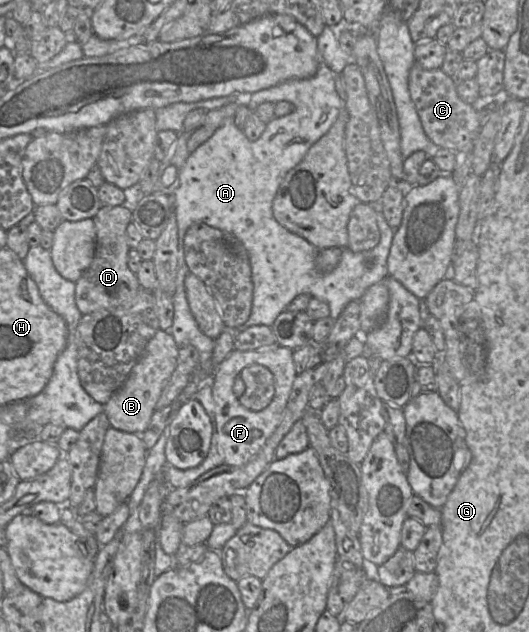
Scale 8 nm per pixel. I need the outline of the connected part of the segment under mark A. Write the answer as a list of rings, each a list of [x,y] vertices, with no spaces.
[[[326,25],[317,41],[320,64],[315,76],[309,79],[284,81],[253,93],[247,101],[247,106],[251,111],[255,111],[262,103],[281,101],[293,103],[295,111],[283,117],[273,118],[256,141],[248,140],[243,130],[235,126],[233,118],[226,119],[222,126],[188,157],[181,171],[180,184],[173,193],[178,225],[178,267],[181,268],[184,265],[186,231],[195,222],[204,222],[211,227],[234,235],[248,251],[253,282],[252,309],[248,320],[243,325],[235,329],[225,329],[232,331],[235,338],[237,334],[251,326],[272,327],[278,315],[286,310],[290,302],[299,294],[309,294],[312,298],[315,297],[327,303],[330,309],[329,316],[336,320],[348,303],[359,300],[370,286],[390,276],[387,259],[395,231],[388,225],[382,211],[376,213],[376,221],[380,230],[378,245],[372,250],[362,252],[353,252],[348,247],[343,248],[338,265],[328,274],[318,272],[315,267],[315,258],[319,249],[280,225],[273,215],[273,201],[284,177],[303,160],[311,146],[328,132],[338,119],[345,103],[335,89],[335,75],[341,74],[352,59],[341,49],[336,28]]]

